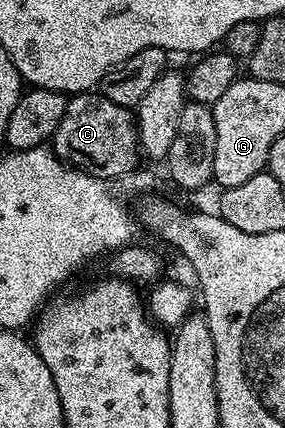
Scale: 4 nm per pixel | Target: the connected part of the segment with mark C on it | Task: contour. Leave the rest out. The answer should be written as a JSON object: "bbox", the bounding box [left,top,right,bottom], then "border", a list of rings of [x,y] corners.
{"bbox":[51,90,141,180],"border":[[[93,90],[69,98],[59,128],[52,136],[51,148],[60,160],[99,179],[114,180],[124,174],[132,175],[141,161],[134,113]]]}

